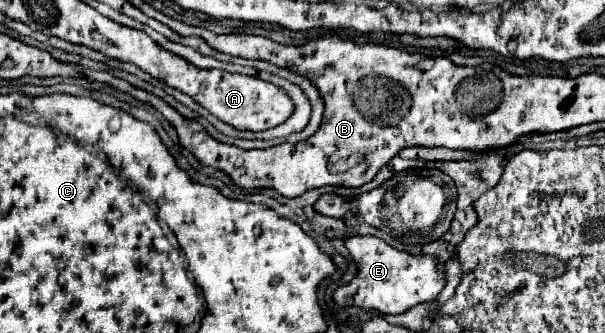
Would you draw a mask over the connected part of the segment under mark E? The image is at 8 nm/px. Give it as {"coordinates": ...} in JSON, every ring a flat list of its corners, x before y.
{"coordinates":[[348,237,344,245,352,255,358,273,348,285,334,291,332,299,338,307,360,307,374,309,382,315,400,315,418,303,434,301,444,287,444,275,436,271,436,257,416,257,392,249,376,237]]}

